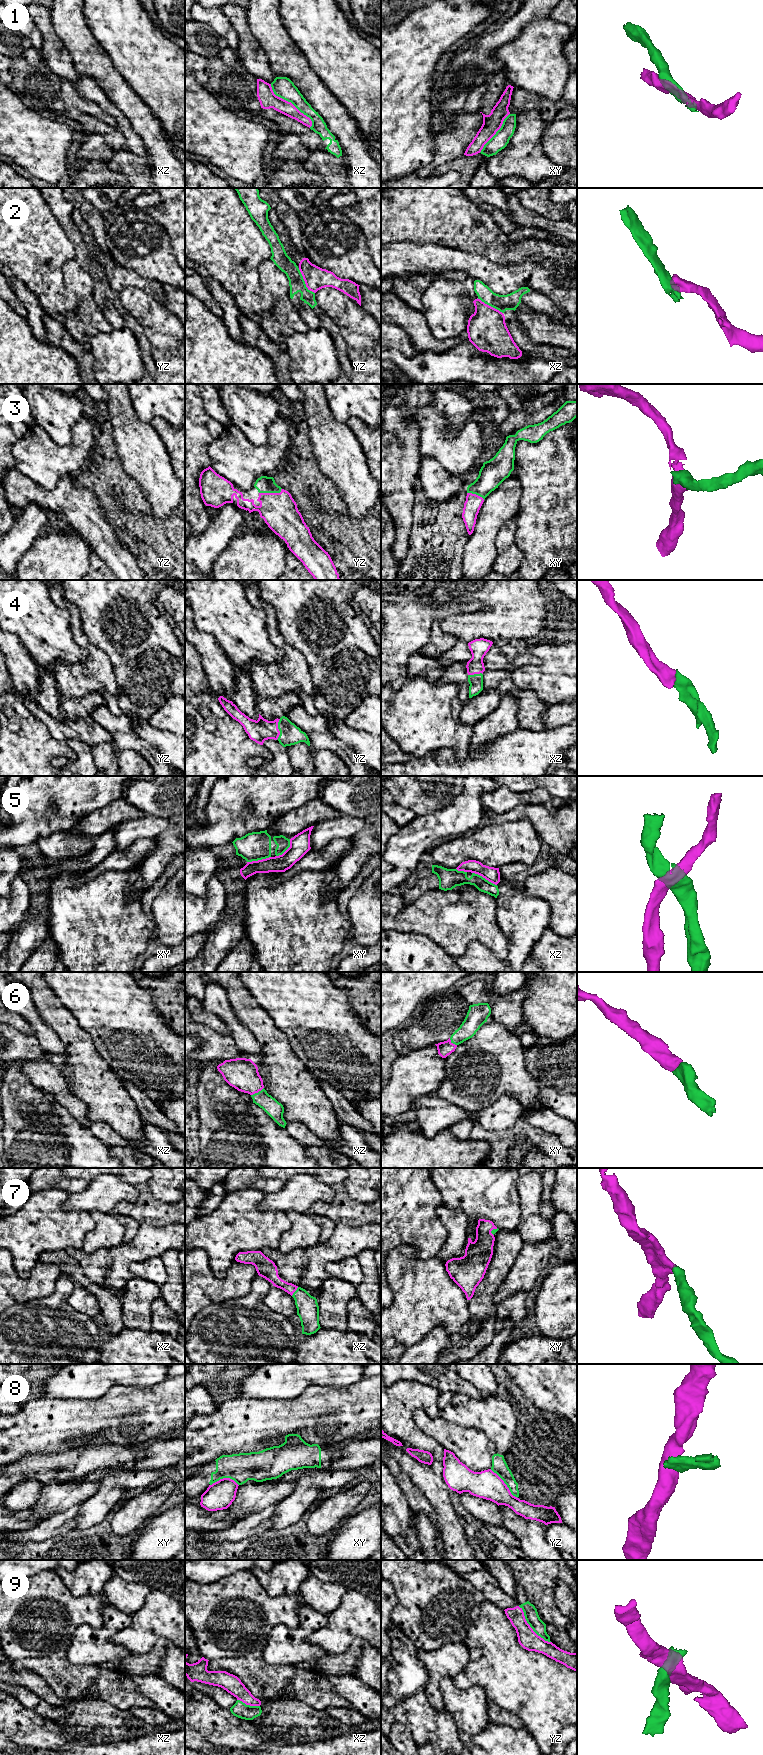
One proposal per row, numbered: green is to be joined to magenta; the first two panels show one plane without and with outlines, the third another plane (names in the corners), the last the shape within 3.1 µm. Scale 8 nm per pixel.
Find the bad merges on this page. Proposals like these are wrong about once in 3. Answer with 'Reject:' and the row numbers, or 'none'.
Reject: 1, 2, 5, 8, 9

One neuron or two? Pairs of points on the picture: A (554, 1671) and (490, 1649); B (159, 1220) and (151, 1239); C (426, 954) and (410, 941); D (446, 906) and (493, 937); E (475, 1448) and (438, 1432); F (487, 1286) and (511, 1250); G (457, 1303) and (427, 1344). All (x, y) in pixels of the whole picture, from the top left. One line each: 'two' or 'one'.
A: one
B: two
C: one
D: one
E: one
F: one
G: two

